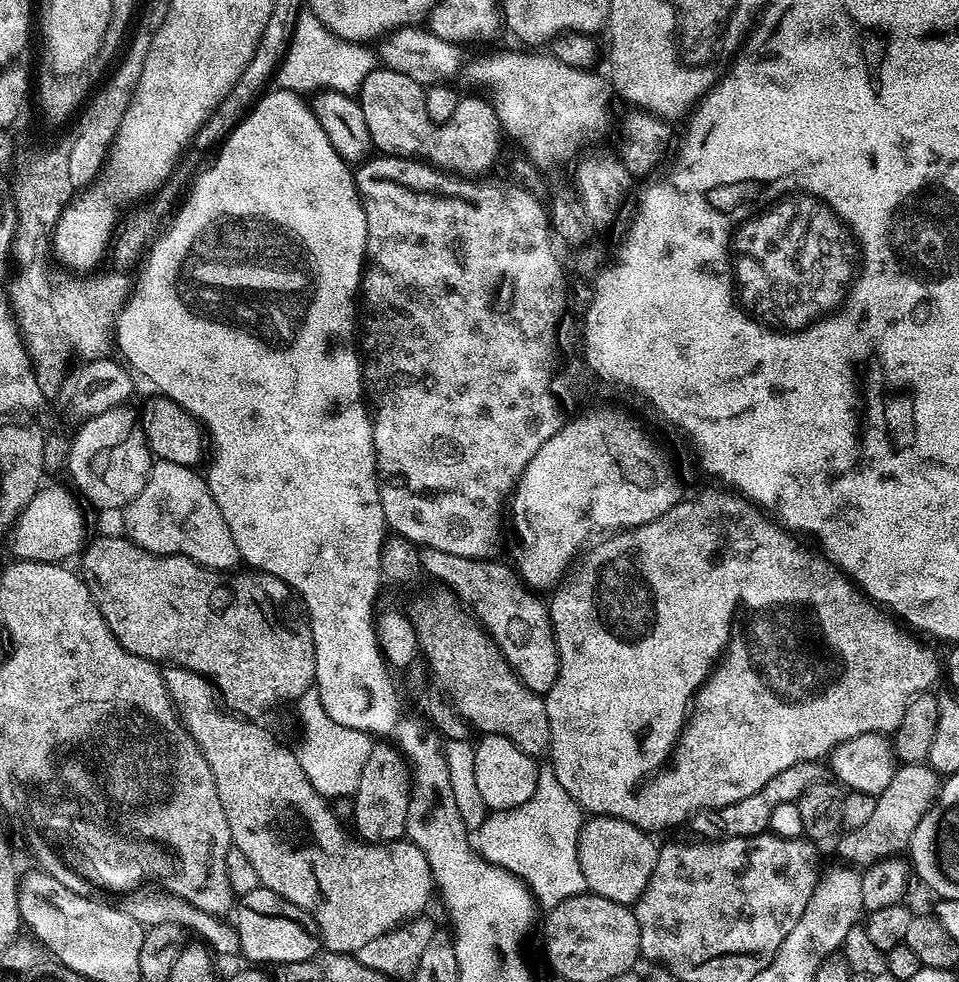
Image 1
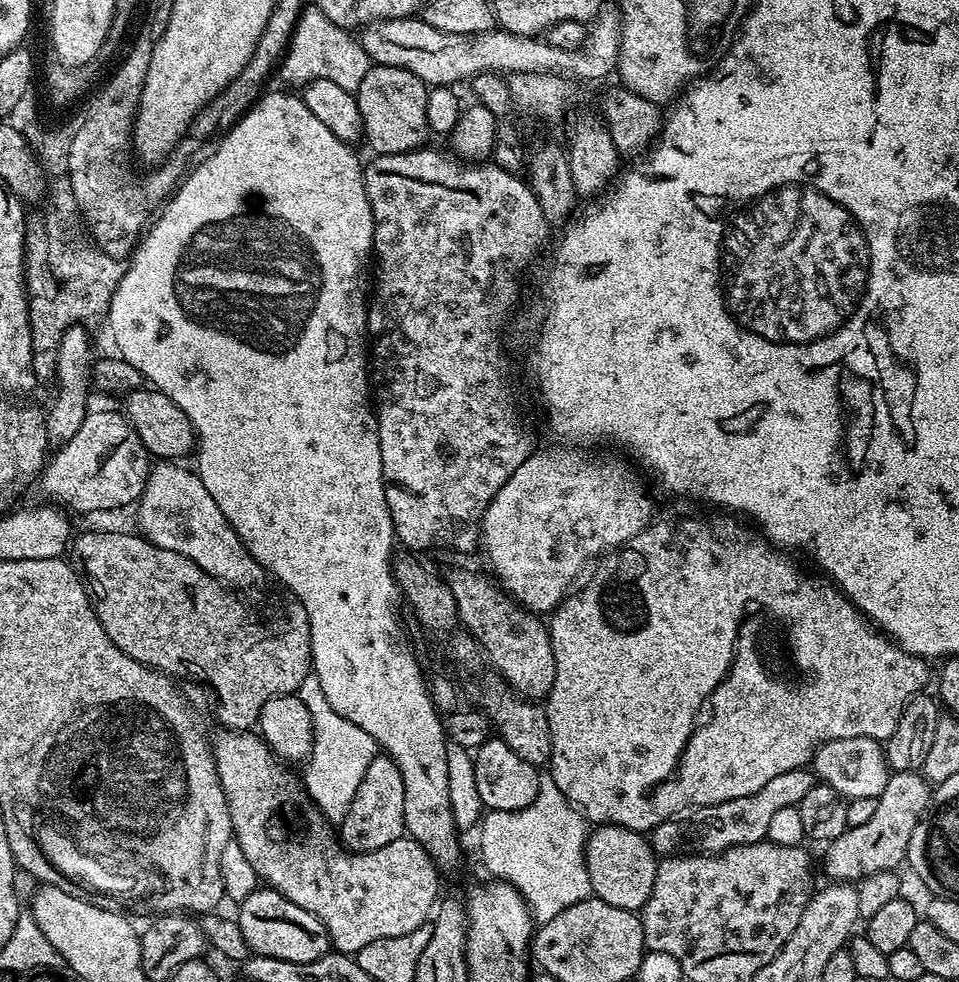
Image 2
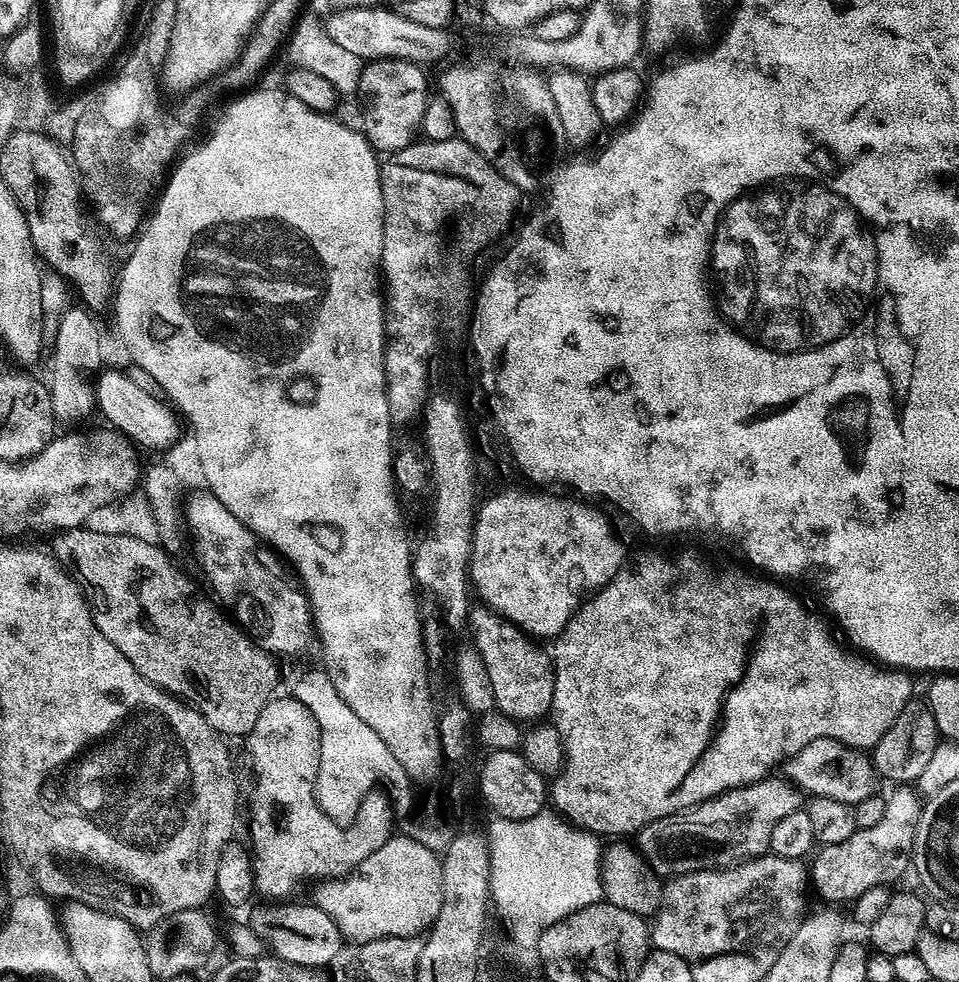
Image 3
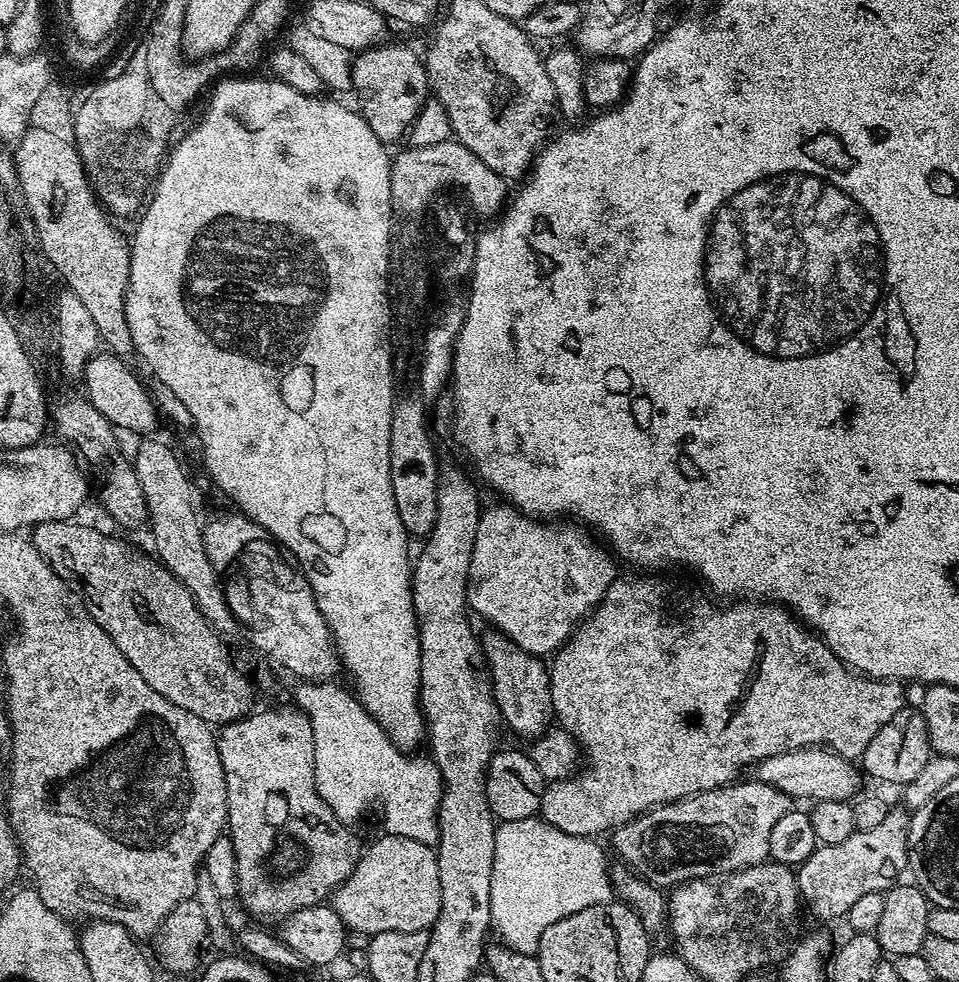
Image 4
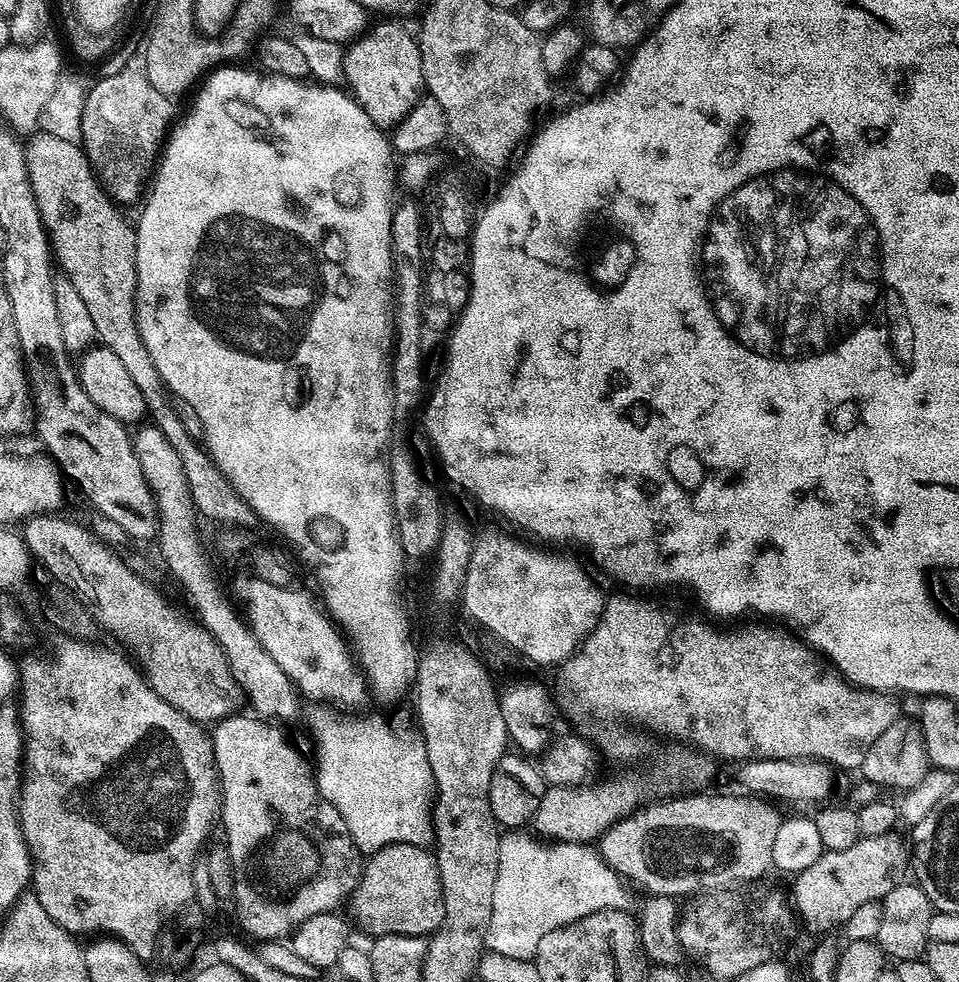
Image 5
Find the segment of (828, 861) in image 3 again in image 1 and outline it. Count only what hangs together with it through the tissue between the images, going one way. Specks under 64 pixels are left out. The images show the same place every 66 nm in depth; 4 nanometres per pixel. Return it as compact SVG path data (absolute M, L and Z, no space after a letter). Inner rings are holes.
M927 763L900 764L890 786L886 786L886 790L882 790L876 797L875 809L866 824L856 831L845 831L839 837L840 856L844 859L841 861L867 866L895 857L892 855L895 854L896 848L903 849L907 845L918 822L922 822L922 818L935 804L941 783L941 773L936 772Z

